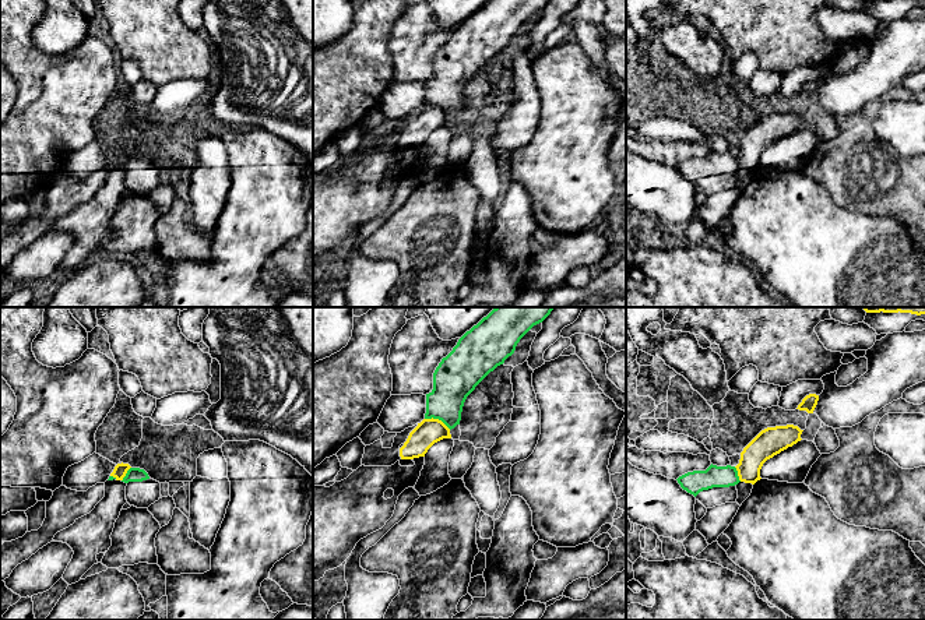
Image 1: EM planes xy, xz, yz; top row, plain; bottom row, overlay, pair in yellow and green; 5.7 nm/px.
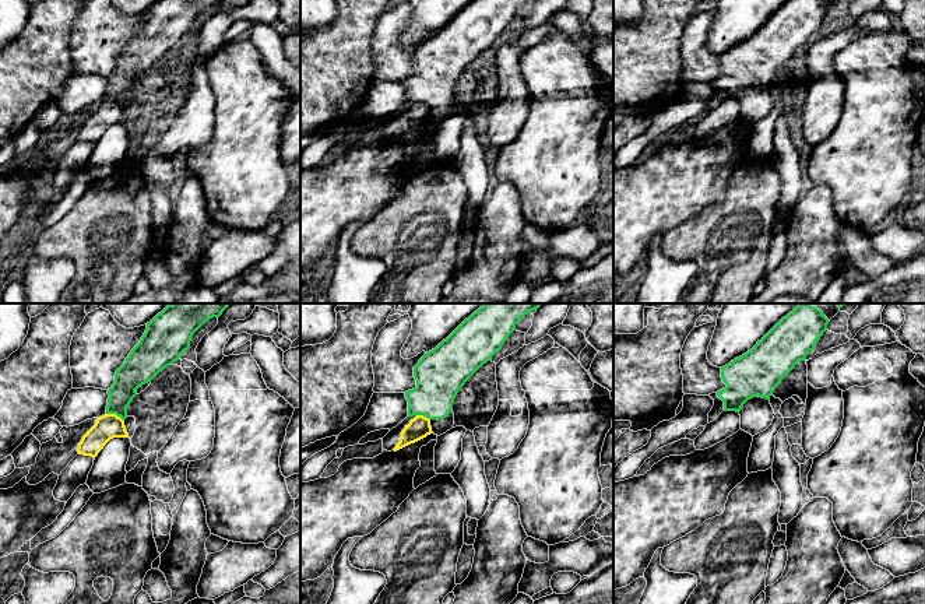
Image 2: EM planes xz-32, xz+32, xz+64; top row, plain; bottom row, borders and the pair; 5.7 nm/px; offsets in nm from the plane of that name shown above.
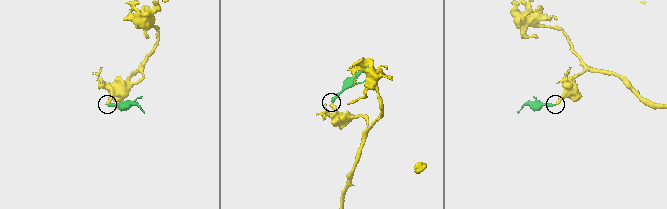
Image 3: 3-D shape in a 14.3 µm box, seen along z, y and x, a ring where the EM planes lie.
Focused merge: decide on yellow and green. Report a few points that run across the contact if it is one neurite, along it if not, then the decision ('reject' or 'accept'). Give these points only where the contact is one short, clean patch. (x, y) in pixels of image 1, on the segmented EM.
xz (425, 418), (438, 418), (450, 429) | reject

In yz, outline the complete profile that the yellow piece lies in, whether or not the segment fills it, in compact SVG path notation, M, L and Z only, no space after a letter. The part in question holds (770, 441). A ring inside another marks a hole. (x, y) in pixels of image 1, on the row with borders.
M794 425L767 427L743 448L739 464L735 466L741 480L735 485L738 490L735 503L742 505L750 496L753 485L762 479L760 469L763 464L801 441L802 431Z

